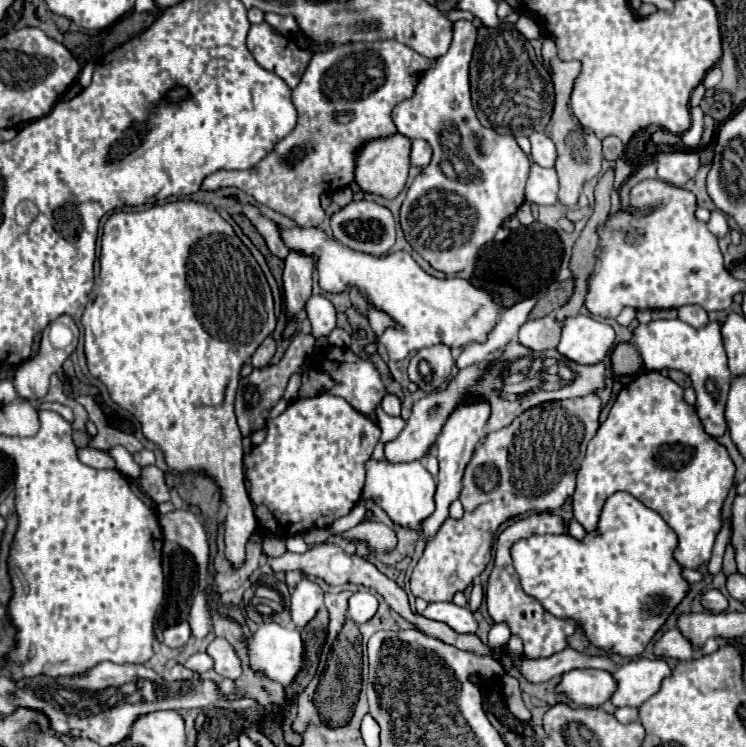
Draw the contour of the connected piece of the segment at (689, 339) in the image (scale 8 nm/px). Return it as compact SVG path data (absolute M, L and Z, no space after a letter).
M680 319L672 321L652 321L650 325L640 325L634 331L634 345L638 347L644 367L648 371L662 371L662 369L676 369L686 373L692 379L692 387L696 391L696 411L702 419L704 431L712 437L720 437L726 431L724 407L726 397L730 391L730 369L728 357L722 345L722 323L710 321L708 325L694 329Z

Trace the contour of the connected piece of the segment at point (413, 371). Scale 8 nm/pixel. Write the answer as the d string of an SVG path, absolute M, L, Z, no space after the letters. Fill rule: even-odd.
M434 345L434 347L426 347L426 349L418 351L410 359L408 375L410 375L410 381L414 381L420 389L430 393L430 391L436 391L438 387L442 387L450 379L452 367L454 367L454 359L450 355L450 349L446 345ZM422 359L428 361L430 367L432 367L432 381L424 381L422 375L418 373L418 363Z

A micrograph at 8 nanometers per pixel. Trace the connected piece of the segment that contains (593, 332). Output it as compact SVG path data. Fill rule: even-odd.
M576 315L564 319L558 351L570 361L596 365L614 347L614 339L616 333L608 323L590 315Z

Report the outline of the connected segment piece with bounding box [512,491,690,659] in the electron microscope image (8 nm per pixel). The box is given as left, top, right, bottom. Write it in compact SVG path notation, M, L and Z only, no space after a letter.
M618 491L606 499L598 527L588 531L584 539L576 539L570 533L532 535L514 543L512 559L522 581L522 589L538 599L550 615L574 621L584 631L586 639L608 655L632 659L642 655L656 631L690 591L690 583L682 575L682 565L674 559L676 543L676 533L656 511L644 507L644 503L636 497Z

